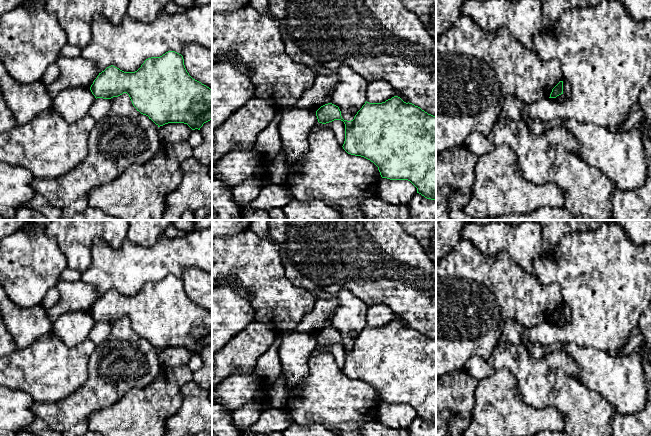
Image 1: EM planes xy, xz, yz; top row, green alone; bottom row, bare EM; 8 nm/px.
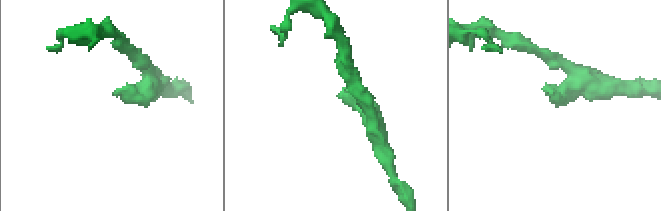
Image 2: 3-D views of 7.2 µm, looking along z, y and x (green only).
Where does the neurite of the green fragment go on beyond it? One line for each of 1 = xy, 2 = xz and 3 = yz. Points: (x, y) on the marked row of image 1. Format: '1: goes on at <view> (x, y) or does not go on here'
1: does not go on here
2: does not go on here
3: does not go on here

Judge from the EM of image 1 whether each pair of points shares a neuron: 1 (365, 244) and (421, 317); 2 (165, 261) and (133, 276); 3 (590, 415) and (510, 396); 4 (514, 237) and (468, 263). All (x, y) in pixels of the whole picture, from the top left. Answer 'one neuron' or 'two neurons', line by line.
1: one neuron
2: one neuron
3: two neurons
4: two neurons

